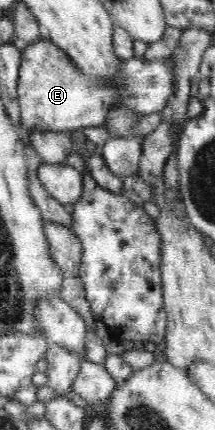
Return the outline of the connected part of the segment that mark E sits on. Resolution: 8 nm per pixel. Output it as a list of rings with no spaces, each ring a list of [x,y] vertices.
[[[45,34],[26,48],[21,50],[19,81],[18,81],[18,104],[22,111],[20,129],[25,130],[27,135],[30,131],[45,130],[58,132],[72,132],[86,127],[105,126],[109,121],[109,115],[115,109],[123,109],[124,113],[131,113],[133,117],[149,115],[149,113],[161,112],[167,103],[168,97],[173,93],[175,86],[175,73],[172,70],[172,59],[153,59],[147,61],[143,57],[133,57],[114,65],[114,72],[108,76],[86,75],[77,64],[57,47],[51,38]]]

